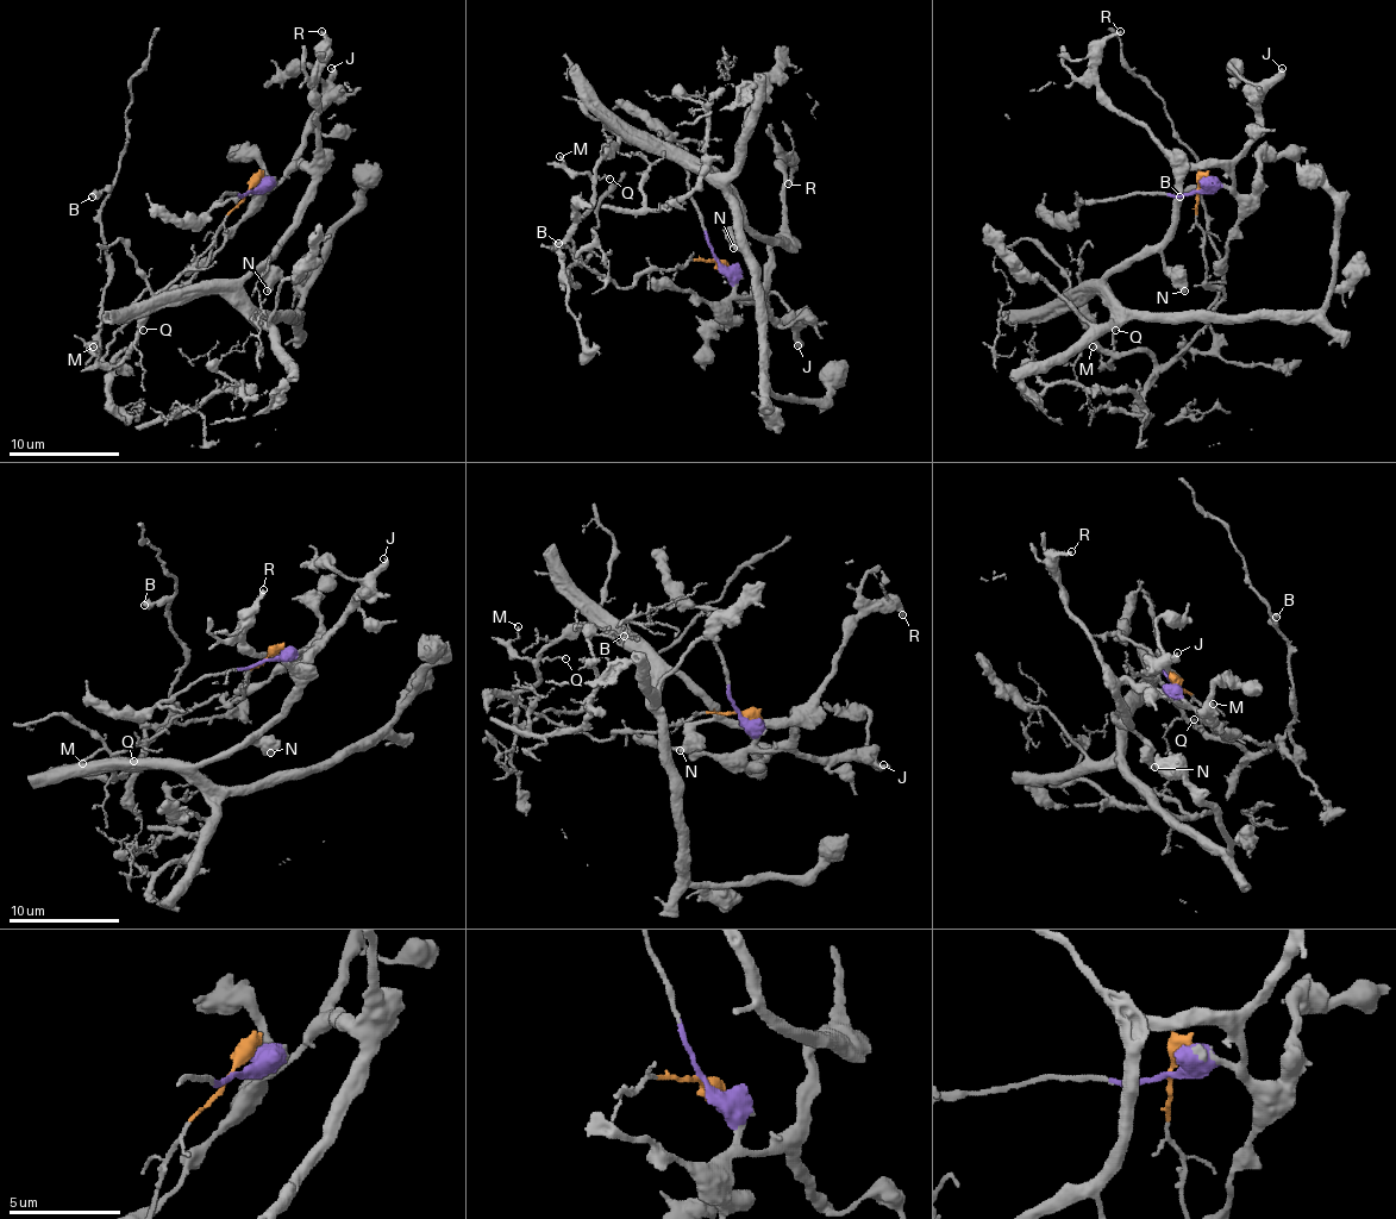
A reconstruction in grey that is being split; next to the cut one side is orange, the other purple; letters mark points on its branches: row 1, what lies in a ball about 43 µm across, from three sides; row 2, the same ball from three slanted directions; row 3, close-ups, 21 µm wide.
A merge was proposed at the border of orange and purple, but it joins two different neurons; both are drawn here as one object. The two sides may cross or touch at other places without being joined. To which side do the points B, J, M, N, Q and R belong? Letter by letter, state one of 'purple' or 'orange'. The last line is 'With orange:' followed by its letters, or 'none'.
B: orange
J: purple
M: orange
N: purple
Q: orange
R: purple
With orange: B, M, Q

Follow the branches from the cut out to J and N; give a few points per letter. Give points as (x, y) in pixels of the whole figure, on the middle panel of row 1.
J: (717, 260), (719, 270), (742, 295), (755, 295), (775, 318), (788, 323), (796, 345)
N: (717, 260), (736, 293), (750, 295), (763, 281), (769, 248), (777, 243), (746, 226), (736, 226), (733, 248)

